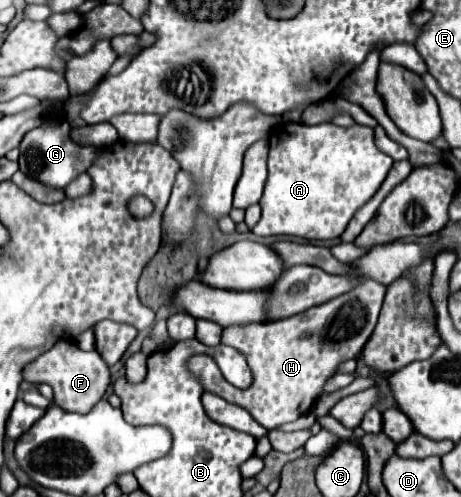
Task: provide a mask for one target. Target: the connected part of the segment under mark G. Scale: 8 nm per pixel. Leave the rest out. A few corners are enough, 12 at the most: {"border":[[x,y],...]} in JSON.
{"border":[[69,124],[25,134],[19,170],[63,190],[101,154],[69,138]]}

